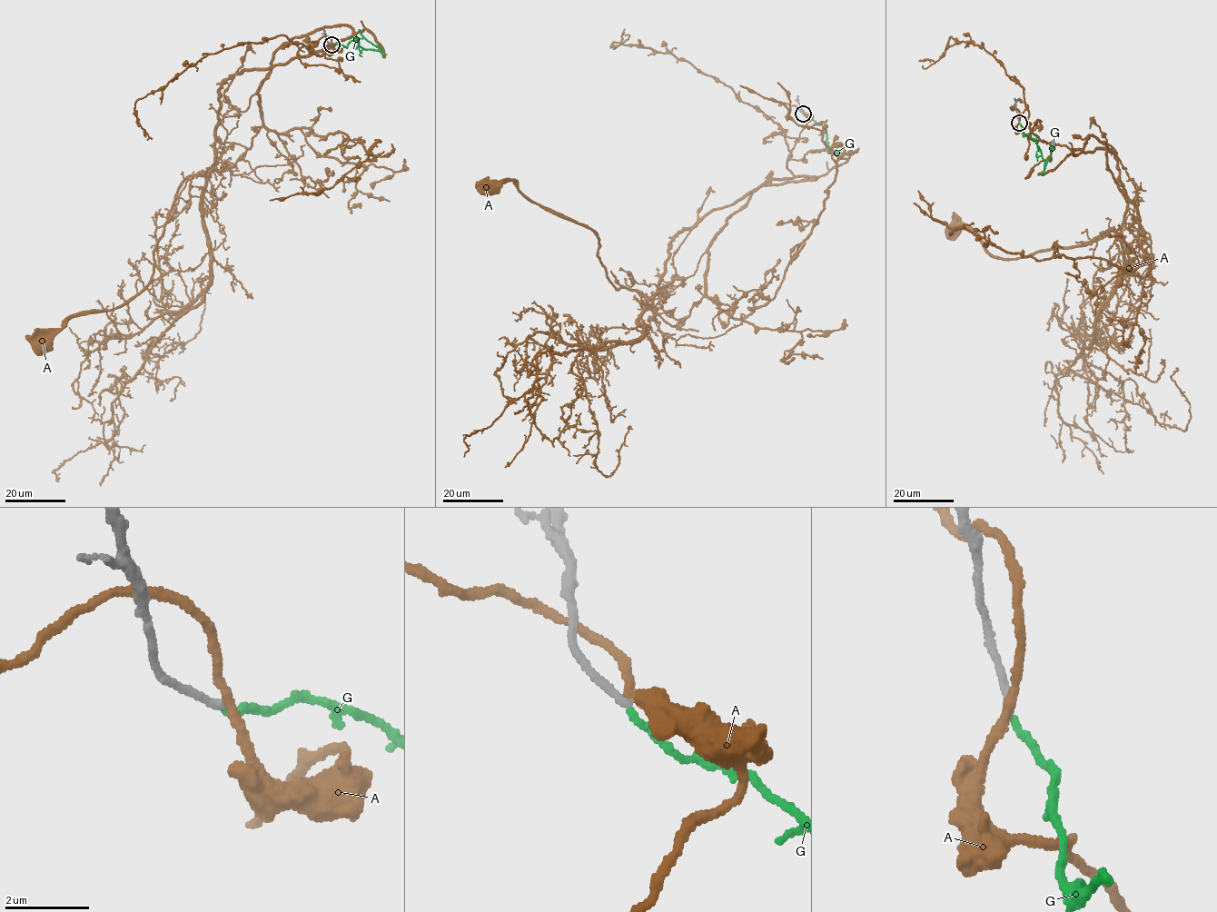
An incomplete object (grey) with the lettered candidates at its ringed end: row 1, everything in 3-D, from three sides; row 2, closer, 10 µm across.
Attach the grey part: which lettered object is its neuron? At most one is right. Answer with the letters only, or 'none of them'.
G

